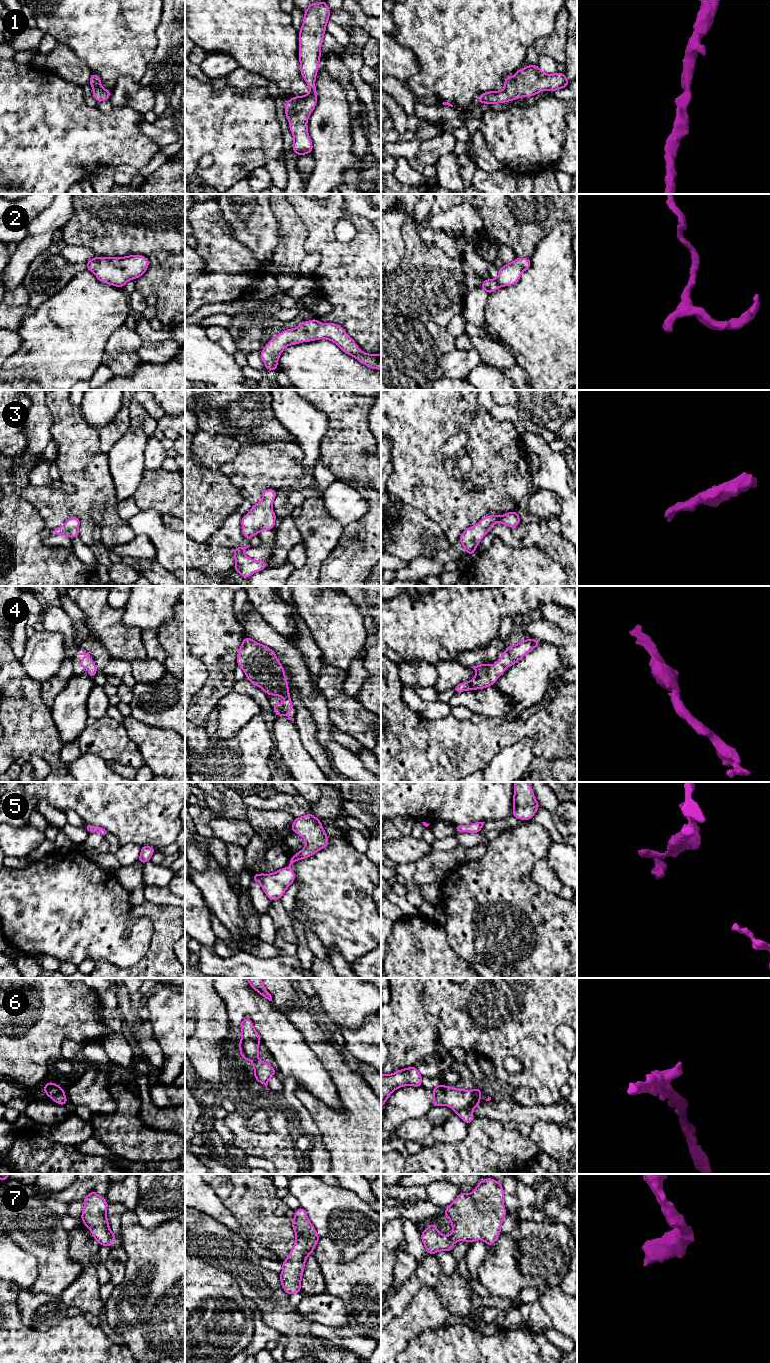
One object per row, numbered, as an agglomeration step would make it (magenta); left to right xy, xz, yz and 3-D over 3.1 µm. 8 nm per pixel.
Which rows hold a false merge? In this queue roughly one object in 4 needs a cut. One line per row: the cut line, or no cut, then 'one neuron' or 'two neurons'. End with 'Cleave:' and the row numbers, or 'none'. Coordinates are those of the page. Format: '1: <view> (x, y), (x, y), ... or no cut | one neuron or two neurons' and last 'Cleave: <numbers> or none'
1: no cut | one neuron
2: no cut | one neuron
3: no cut | one neuron
4: no cut | one neuron
5: no cut | one neuron
6: no cut | one neuron
7: no cut | one neuron
Cleave: none

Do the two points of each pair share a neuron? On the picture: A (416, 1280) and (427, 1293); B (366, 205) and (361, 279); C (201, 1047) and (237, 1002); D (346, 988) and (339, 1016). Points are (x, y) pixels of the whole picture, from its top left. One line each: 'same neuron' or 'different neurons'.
A: different neurons
B: different neurons
C: different neurons
D: same neuron

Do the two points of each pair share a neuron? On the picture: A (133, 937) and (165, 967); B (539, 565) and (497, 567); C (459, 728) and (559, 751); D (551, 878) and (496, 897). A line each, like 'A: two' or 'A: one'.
A: two
B: one
C: one
D: two

